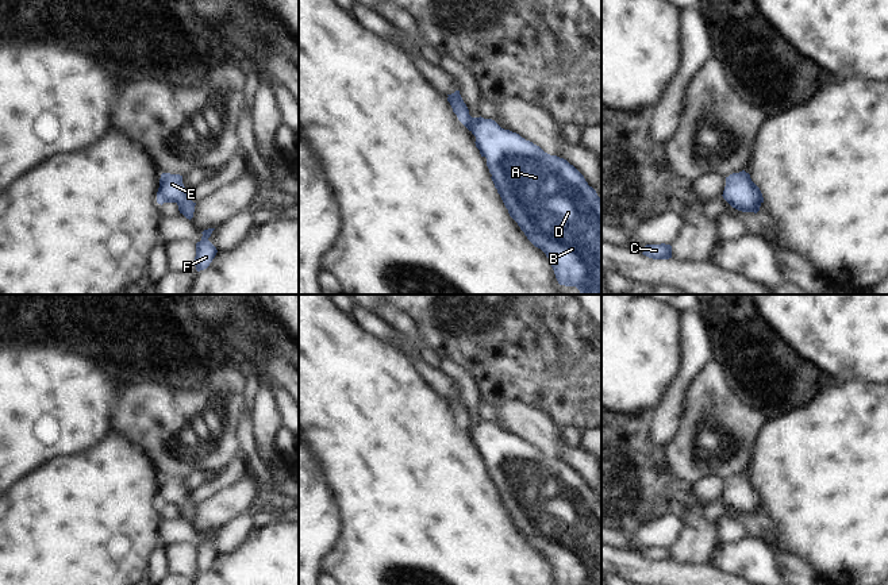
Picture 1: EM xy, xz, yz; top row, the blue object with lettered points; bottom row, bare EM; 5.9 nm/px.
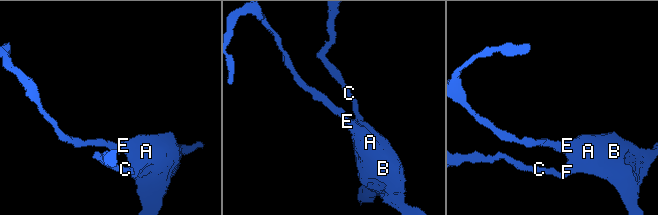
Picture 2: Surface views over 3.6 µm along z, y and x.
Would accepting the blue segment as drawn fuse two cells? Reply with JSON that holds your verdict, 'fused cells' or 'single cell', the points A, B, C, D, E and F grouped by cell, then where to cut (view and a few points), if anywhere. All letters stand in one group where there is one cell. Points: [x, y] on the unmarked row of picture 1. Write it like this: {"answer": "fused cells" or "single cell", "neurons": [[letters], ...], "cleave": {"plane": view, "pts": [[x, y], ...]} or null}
{"answer": "single cell", "neurons": [["A", "B", "C", "D", "E", "F"]], "cleave": null}

